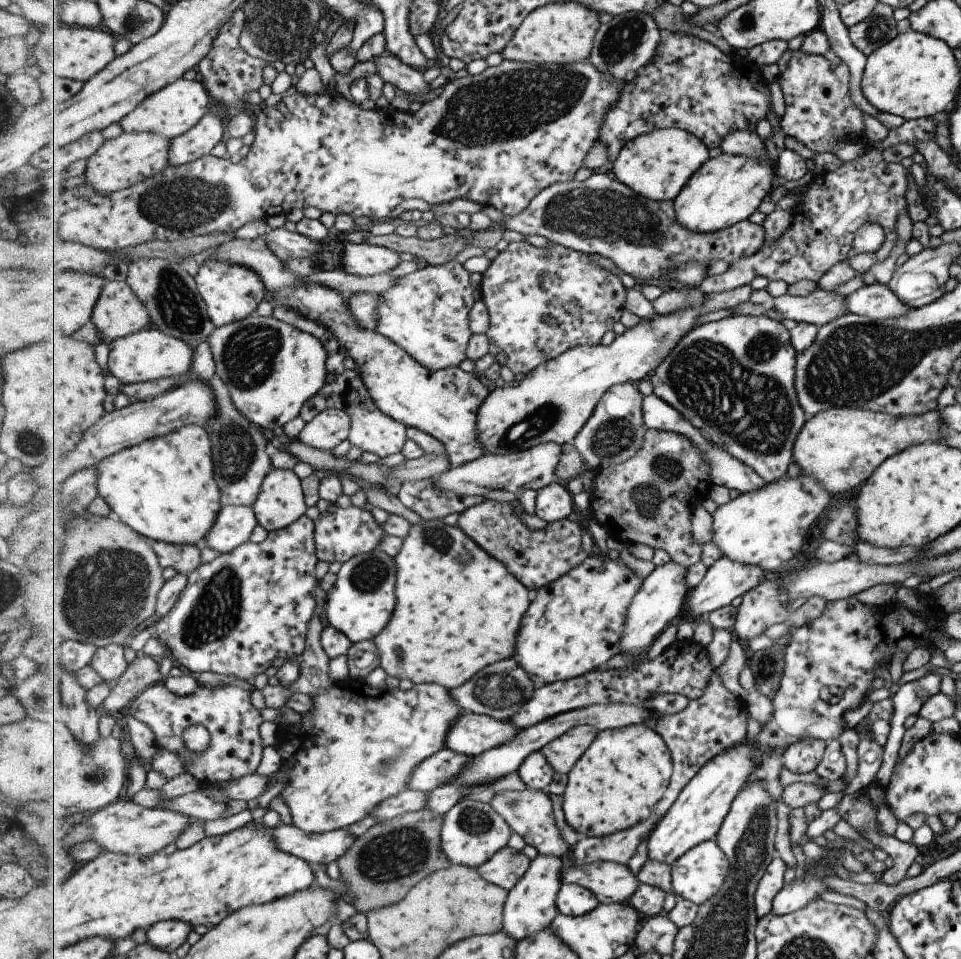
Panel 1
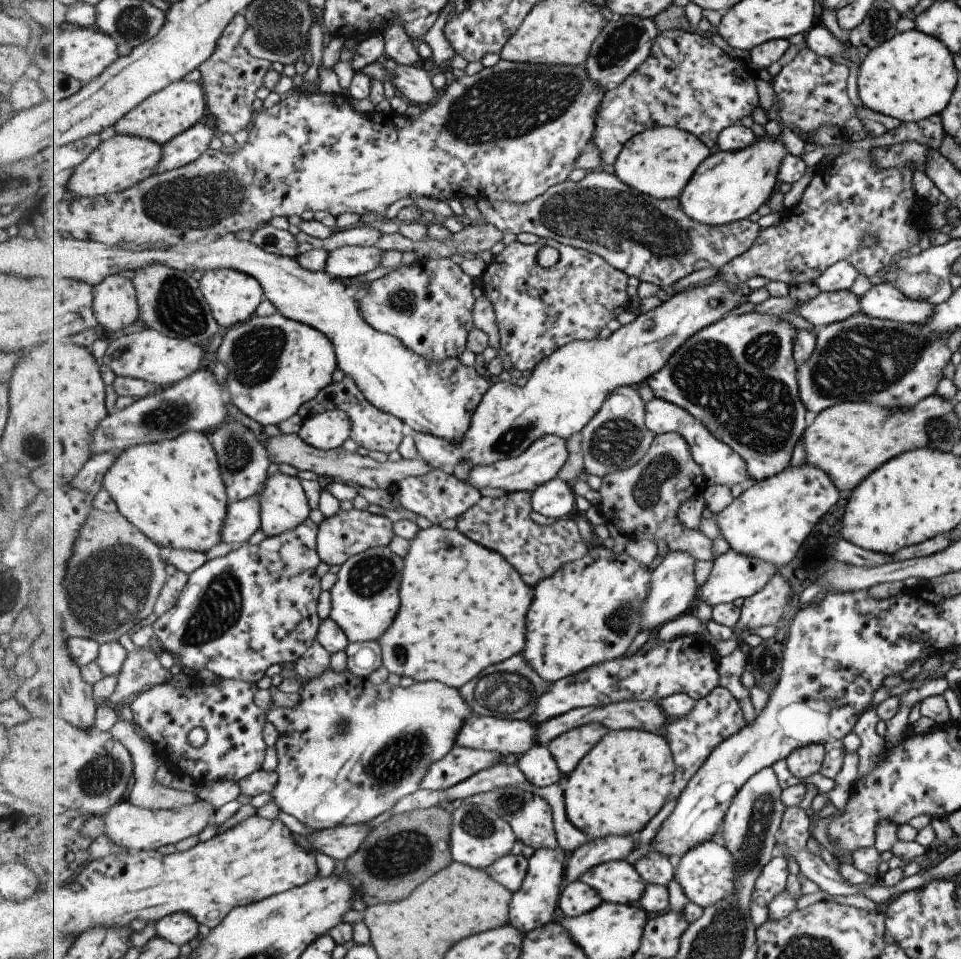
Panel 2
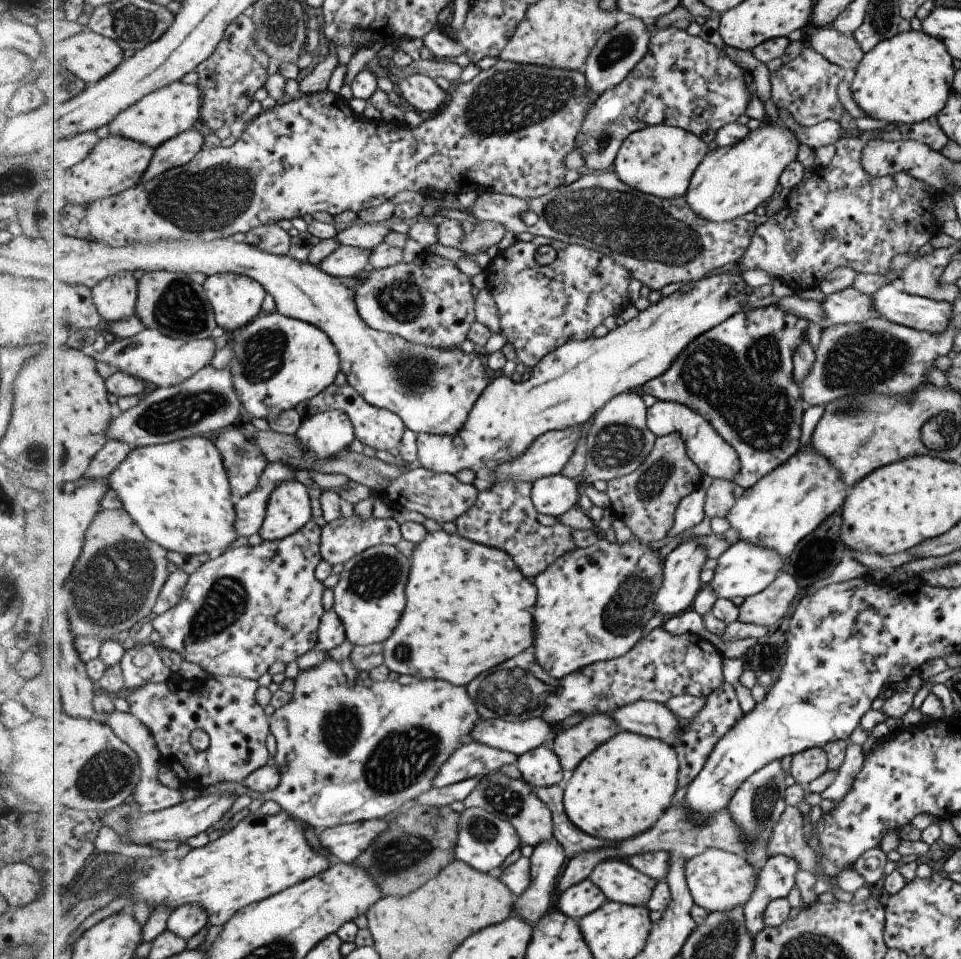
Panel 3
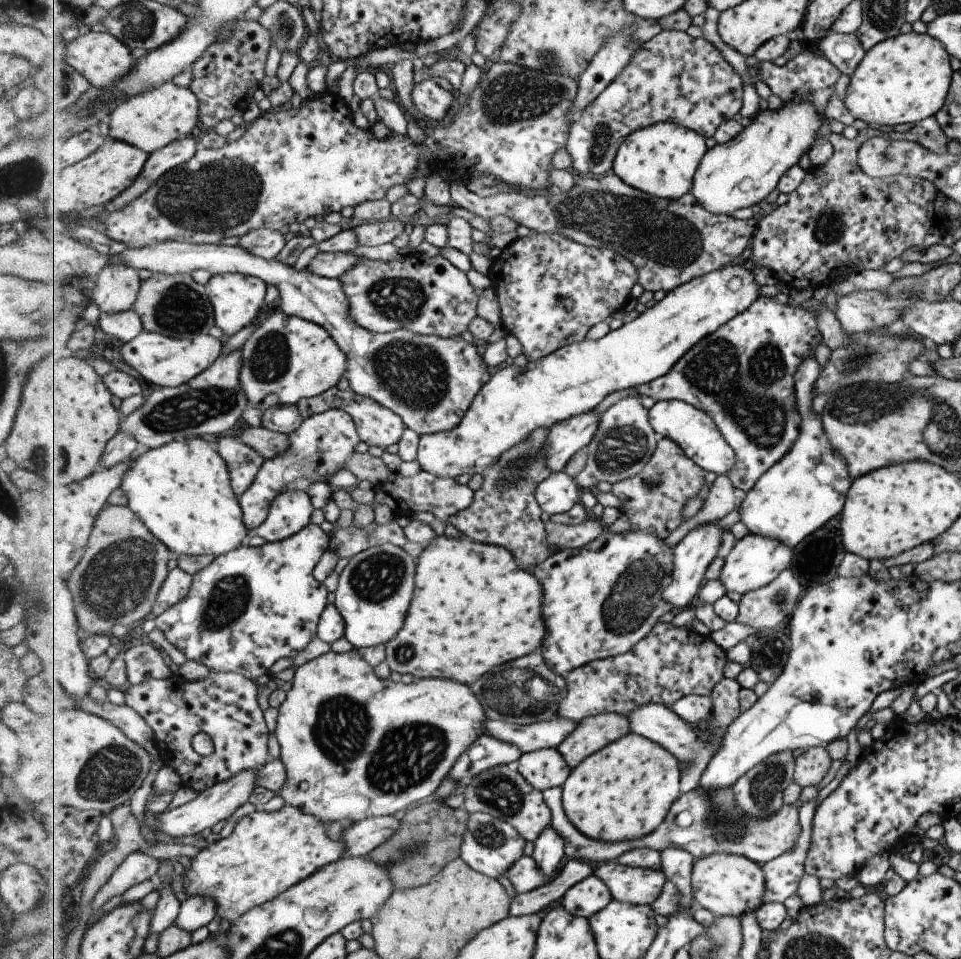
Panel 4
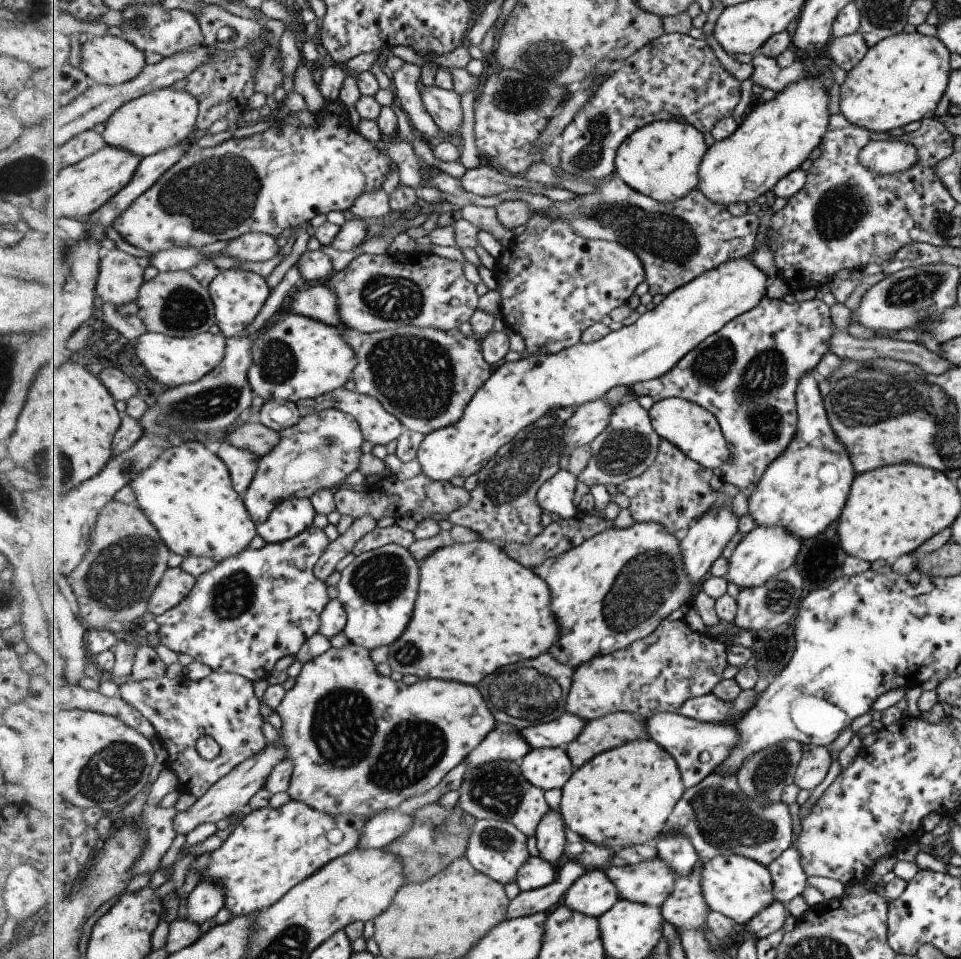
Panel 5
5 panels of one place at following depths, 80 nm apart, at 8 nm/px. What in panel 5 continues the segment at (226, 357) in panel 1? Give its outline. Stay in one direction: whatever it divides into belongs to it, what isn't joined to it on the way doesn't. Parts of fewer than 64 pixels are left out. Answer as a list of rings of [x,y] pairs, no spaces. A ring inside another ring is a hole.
[[[287,312],[286,316],[277,320],[265,334],[262,334],[255,343],[252,352],[254,363],[250,368],[250,383],[255,395],[265,402],[268,400],[288,400],[298,403],[306,399],[316,399],[329,394],[352,378],[354,370],[360,363],[356,350],[344,337],[344,332],[338,327],[321,322],[319,319]]]

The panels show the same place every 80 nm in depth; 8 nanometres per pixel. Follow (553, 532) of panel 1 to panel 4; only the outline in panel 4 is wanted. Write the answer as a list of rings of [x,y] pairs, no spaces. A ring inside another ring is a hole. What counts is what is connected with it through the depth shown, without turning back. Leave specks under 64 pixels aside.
[[[535,429],[523,442],[505,451],[483,477],[482,487],[476,490],[473,502],[448,520],[469,539],[504,546],[527,570],[541,565],[558,550],[550,546],[546,522],[541,520],[544,510],[536,498],[538,486],[554,473],[548,465],[551,429]]]

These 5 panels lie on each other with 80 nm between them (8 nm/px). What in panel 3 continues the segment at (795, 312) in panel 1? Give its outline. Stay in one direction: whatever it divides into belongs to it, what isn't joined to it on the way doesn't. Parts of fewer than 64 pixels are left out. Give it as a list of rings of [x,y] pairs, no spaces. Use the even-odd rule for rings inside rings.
[[[853,287],[827,295],[826,300],[822,302],[827,326],[861,324],[879,317],[880,314],[874,309],[870,296]]]

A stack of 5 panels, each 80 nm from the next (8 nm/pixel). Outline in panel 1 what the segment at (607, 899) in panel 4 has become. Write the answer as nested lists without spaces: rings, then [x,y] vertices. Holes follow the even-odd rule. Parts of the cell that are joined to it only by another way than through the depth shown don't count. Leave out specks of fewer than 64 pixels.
[[[563,883],[558,894],[558,907],[561,913],[578,917],[600,905],[598,895],[587,887],[575,883]]]

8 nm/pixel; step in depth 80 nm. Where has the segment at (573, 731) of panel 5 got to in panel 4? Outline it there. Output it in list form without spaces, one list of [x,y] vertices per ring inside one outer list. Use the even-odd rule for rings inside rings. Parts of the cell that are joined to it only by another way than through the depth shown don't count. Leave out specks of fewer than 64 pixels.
[[[557,716],[552,721],[541,721],[530,725],[516,725],[505,721],[487,721],[487,734],[516,744],[524,753],[544,748],[558,748],[578,727],[579,723]]]

